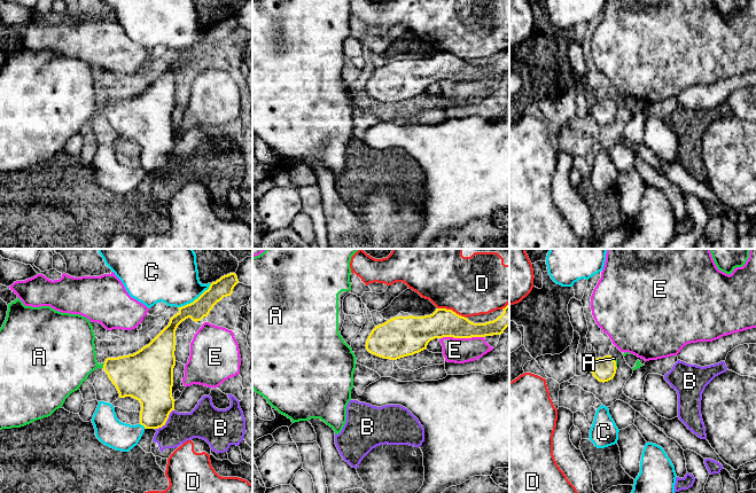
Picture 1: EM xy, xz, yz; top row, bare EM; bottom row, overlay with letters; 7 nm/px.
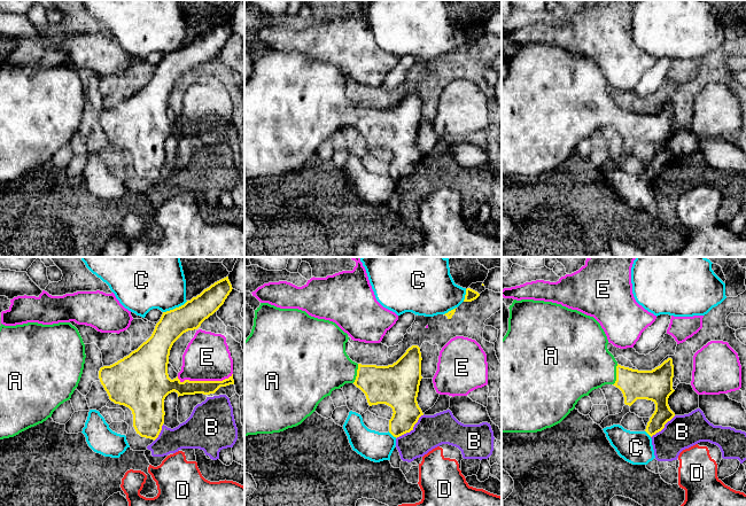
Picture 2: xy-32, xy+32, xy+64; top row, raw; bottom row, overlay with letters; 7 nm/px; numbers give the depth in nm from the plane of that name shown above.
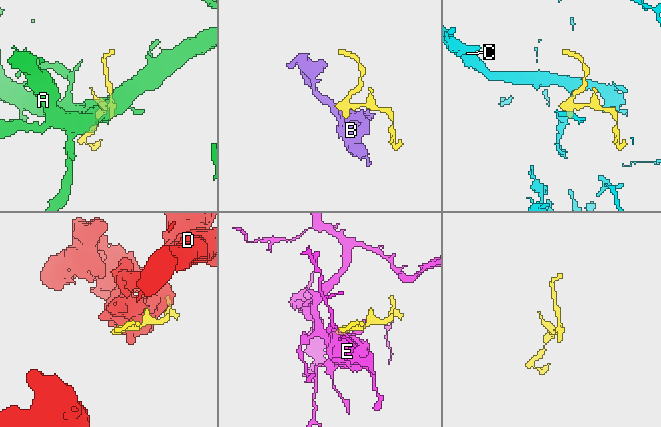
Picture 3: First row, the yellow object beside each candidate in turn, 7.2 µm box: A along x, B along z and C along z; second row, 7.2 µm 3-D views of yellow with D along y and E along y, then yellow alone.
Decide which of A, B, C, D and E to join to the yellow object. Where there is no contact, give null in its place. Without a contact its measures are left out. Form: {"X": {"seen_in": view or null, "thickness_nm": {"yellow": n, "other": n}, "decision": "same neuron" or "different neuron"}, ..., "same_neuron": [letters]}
{"A": {"seen_in": "xy", "thickness_nm": {"yellow": 320, "other": 380}, "decision": "same neuron"}, "B": {"seen_in": "xy", "thickness_nm": {"yellow": 280, "other": 220}, "decision": "different neuron"}, "C": {"seen_in": "xy", "thickness_nm": {"yellow": 140, "other": 380}, "decision": "different neuron"}, "D": {"seen_in": "xz", "thickness_nm": {"yellow": 200, "other": 420}, "decision": "different neuron"}, "E": {"seen_in": "xz", "thickness_nm": {"yellow": 200, "other": 180}, "decision": "different neuron"}, "same_neuron": ["A"]}

